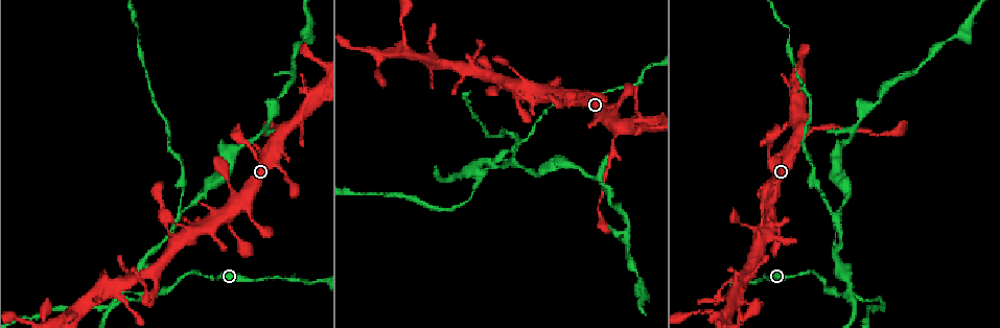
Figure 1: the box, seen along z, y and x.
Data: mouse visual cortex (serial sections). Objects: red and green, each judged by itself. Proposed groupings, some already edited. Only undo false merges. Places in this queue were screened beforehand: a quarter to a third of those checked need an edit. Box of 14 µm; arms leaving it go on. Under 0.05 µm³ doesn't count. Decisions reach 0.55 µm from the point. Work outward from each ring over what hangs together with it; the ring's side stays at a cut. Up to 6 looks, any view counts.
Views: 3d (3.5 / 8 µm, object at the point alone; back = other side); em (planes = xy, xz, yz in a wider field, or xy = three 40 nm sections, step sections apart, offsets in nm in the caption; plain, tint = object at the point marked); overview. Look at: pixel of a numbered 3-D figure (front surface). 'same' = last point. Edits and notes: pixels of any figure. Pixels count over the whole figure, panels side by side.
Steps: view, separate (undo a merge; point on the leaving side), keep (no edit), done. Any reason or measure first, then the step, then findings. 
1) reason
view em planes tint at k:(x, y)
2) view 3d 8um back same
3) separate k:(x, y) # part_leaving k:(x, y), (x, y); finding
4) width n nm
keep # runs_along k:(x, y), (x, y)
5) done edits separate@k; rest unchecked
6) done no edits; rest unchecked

three-way junction
view 3d 3.5um at 1:(143, 292)

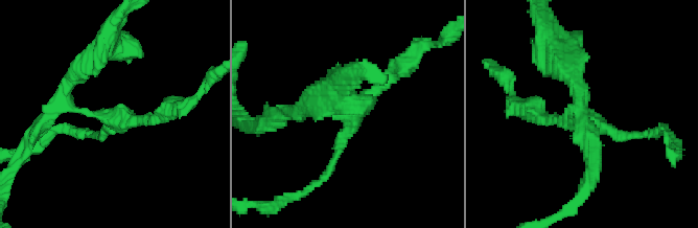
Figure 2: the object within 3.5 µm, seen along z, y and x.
view em xy step 2 tint at 2:(353, 116)

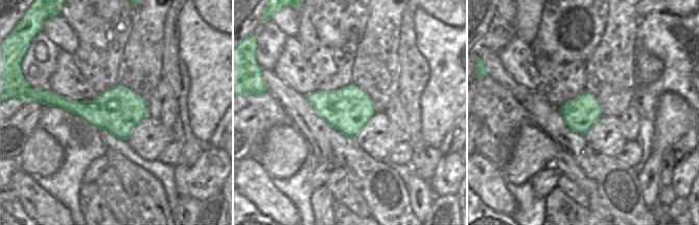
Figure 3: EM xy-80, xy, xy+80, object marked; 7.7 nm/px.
width 340 nm
separate 2:(56, 105) # part_leaving 2:(95, 114), (75, 111), (63, 89), (98, 50); a second cell is stuck on

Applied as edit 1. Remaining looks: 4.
thick turns thin
view 3d 8um at 1:(284, 131)

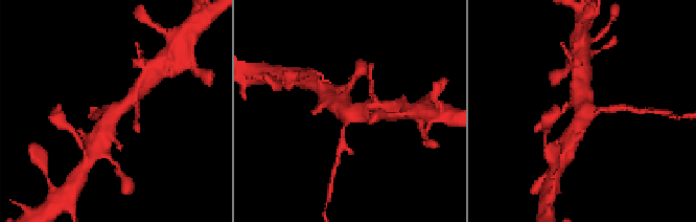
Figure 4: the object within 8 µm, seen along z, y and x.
view 3d 3.5um at 4:(347, 114)

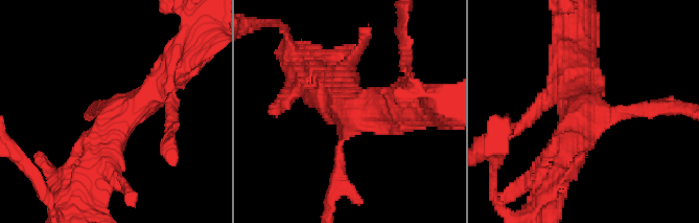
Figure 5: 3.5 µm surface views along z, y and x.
arm_widths 200, 400, 400, 450 nm
separate 5:(339, 175) # part_leaving 5:(340, 143), (336, 186), (327, 216); two cells meet here

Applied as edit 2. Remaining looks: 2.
a narrow waist
view 3d 3.5um back at 1:(620, 87)

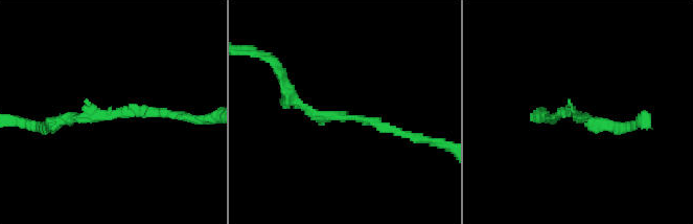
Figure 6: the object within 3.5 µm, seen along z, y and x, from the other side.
arm_widths 150, 150 nm
view em xy step 2 tint at 6:(352, 118)

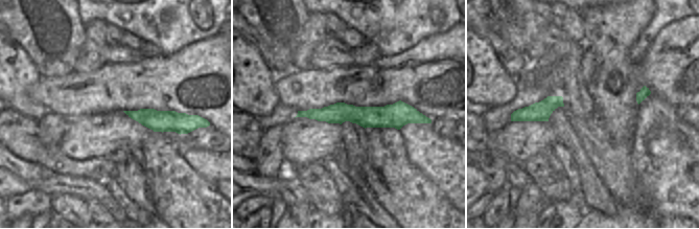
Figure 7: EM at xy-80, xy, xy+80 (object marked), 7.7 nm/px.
keep # runs_along 7:(300, 113), (414, 116), (418, 120); all the same cell

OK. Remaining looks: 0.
done edits separate@2, separate@5; rest unchecked

